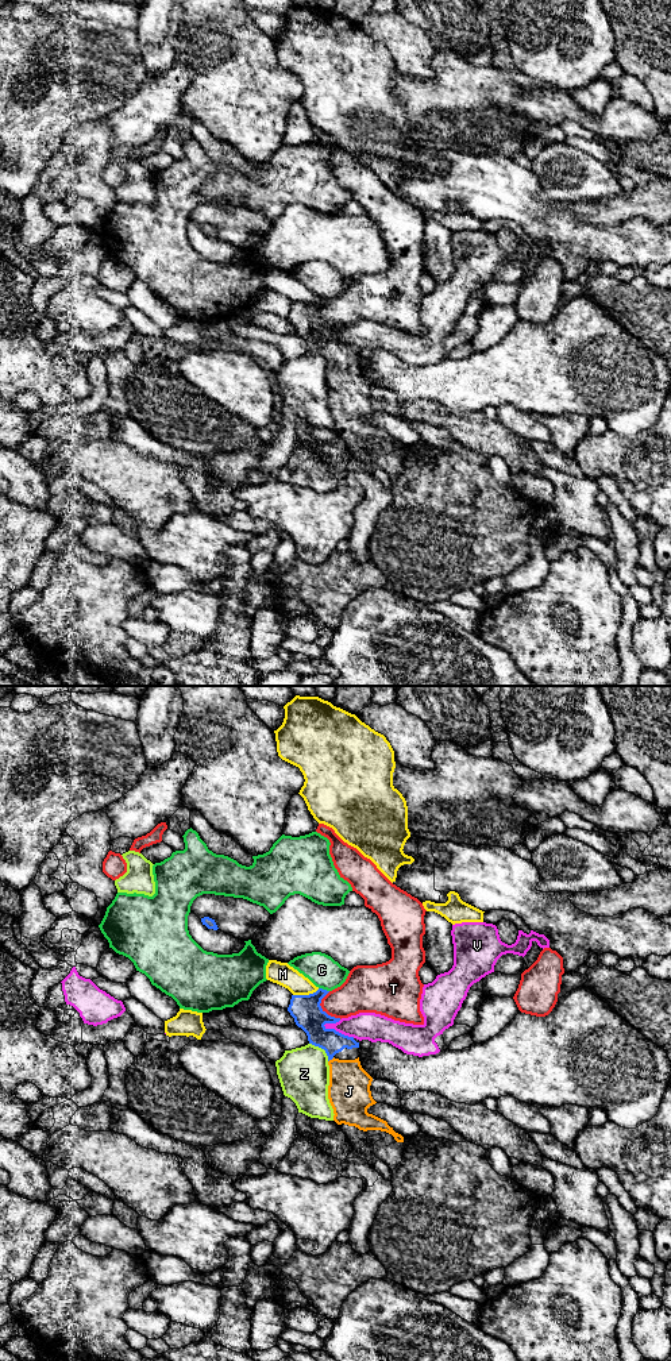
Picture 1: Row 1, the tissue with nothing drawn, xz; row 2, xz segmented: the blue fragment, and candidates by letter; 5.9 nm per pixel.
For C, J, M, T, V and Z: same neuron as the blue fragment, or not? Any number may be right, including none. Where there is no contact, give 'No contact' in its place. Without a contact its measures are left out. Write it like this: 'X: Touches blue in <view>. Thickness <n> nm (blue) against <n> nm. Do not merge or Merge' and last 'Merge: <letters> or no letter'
C: Touches blue in xz. Thickness 180 nm (blue) against 190 nm. Do not merge
J: Touches blue in xz. Thickness 150 nm (blue) against 260 nm. Merge
M: Touches blue in xz. Thickness 180 nm (blue) against 140 nm. Do not merge
T: Touches blue in xz. Thickness 180 nm (blue) against 220 nm. Do not merge
V: Touches blue in xz. Thickness 180 nm (blue) against 170 nm. Do not merge
Z: Touches blue in xz. Thickness 180 nm (blue) against 300 nm. Do not merge
Merge: J

